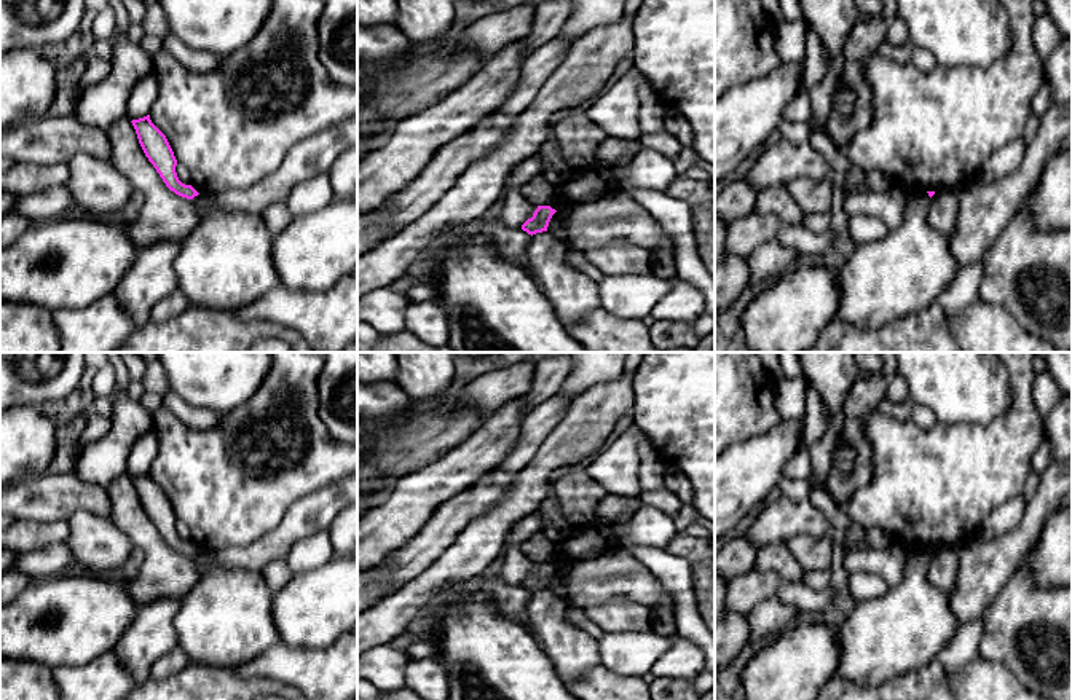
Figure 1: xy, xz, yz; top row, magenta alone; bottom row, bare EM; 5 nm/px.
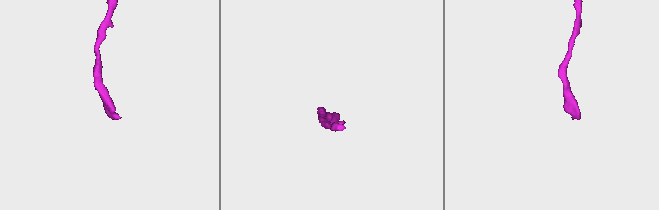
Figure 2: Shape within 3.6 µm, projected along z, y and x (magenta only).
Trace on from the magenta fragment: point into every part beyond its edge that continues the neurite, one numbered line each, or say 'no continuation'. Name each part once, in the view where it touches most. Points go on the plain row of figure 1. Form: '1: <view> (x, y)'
no continuation

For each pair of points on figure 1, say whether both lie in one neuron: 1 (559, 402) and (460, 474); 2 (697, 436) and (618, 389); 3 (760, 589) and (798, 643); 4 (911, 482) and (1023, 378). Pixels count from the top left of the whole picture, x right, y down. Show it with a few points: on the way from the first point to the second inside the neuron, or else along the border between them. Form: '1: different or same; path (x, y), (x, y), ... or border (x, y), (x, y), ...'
1: same; path (535, 416), (512, 421), (484, 450)
2: different; border (634, 377), (634, 405), (629, 412)
3: different; border (784, 630), (766, 640)
4: same; path (946, 480), (959, 474), (1020, 413)

